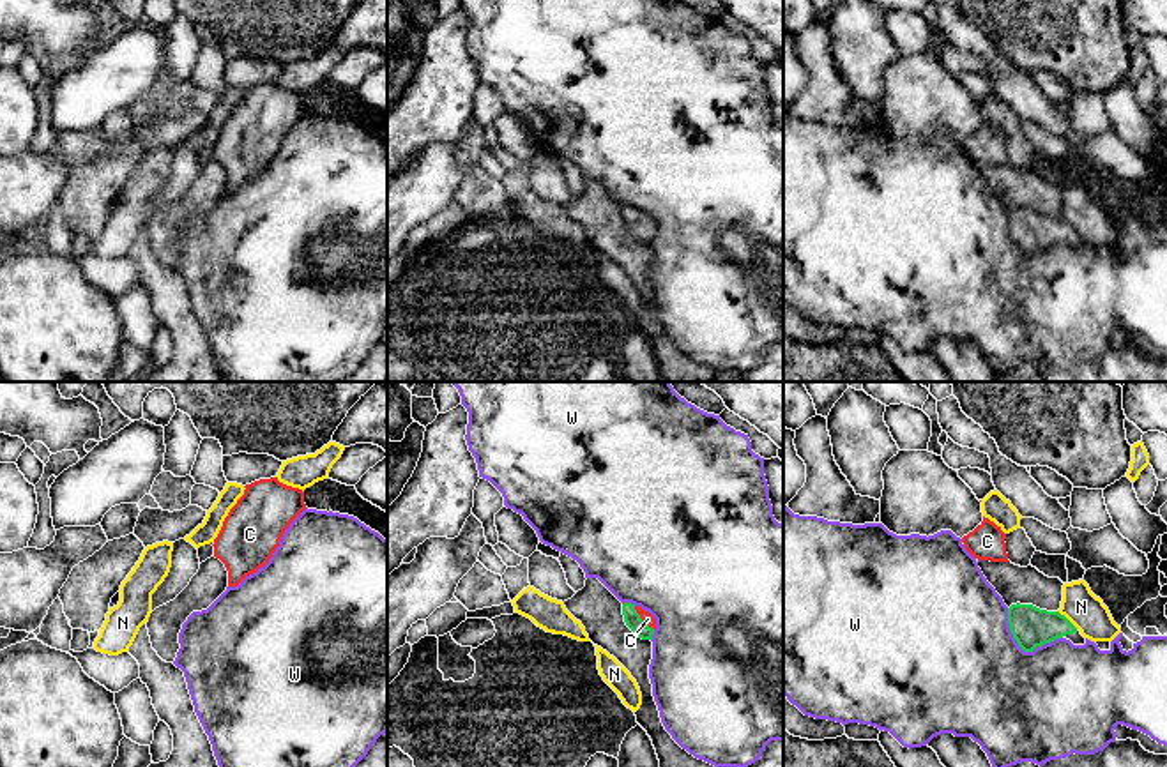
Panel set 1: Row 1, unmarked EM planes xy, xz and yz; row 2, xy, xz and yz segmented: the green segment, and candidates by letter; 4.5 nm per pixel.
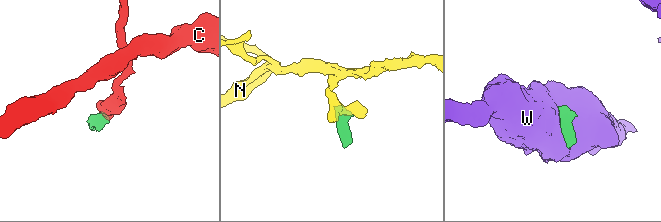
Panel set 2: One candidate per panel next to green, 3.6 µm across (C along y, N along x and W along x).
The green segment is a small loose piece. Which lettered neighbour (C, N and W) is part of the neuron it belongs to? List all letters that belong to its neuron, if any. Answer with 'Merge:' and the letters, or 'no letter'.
Merge: C

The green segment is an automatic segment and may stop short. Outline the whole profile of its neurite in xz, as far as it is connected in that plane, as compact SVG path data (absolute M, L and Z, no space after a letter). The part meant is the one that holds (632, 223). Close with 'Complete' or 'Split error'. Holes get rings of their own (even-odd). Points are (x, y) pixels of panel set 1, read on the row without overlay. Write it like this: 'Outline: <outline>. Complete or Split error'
Outline: M622 207L622 219L626 230L633 235L633 239L642 244L652 244L656 223L649 216L631 207Z. Split error

